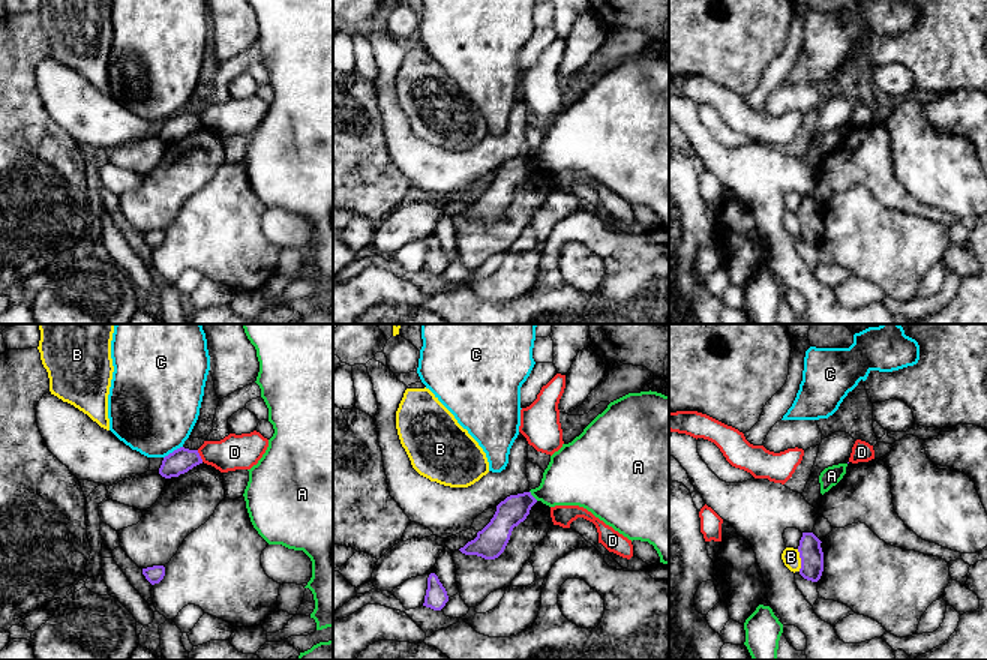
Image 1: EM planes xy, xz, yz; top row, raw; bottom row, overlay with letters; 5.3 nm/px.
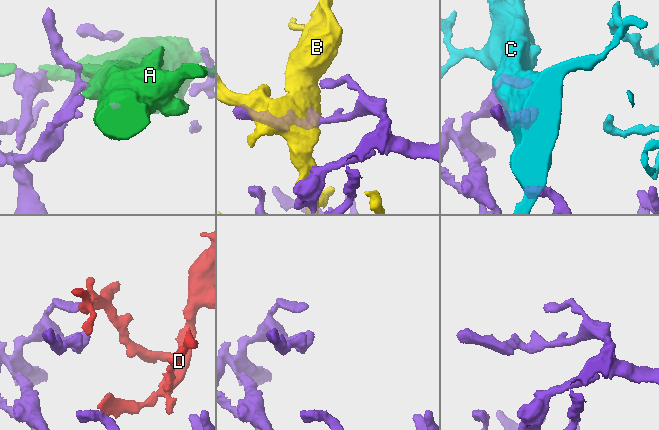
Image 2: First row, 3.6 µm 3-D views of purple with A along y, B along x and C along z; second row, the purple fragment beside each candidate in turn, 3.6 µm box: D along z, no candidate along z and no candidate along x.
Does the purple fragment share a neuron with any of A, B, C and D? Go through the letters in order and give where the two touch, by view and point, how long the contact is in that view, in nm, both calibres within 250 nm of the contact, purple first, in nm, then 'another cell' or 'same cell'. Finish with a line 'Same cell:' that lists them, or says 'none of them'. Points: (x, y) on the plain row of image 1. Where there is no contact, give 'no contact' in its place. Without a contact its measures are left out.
A: xz (531, 159) | 70 nm | 150/300 nm | another cell
B: yz (801, 224) | 120 nm | 130/100 nm | another cell
C: xy (174, 114) | 120 nm | 140/460 nm | another cell
D: xy (200, 120) | 70 nm | 140/190 nm | another cell
Same cell: none of them

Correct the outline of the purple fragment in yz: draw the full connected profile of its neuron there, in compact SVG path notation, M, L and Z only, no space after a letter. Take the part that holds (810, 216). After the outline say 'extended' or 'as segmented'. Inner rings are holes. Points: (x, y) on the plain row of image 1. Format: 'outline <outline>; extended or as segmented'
outline M802 196L798 216L801 222L800 238L812 246L818 246L824 236L824 216L820 204L813 196Z; as segmented

